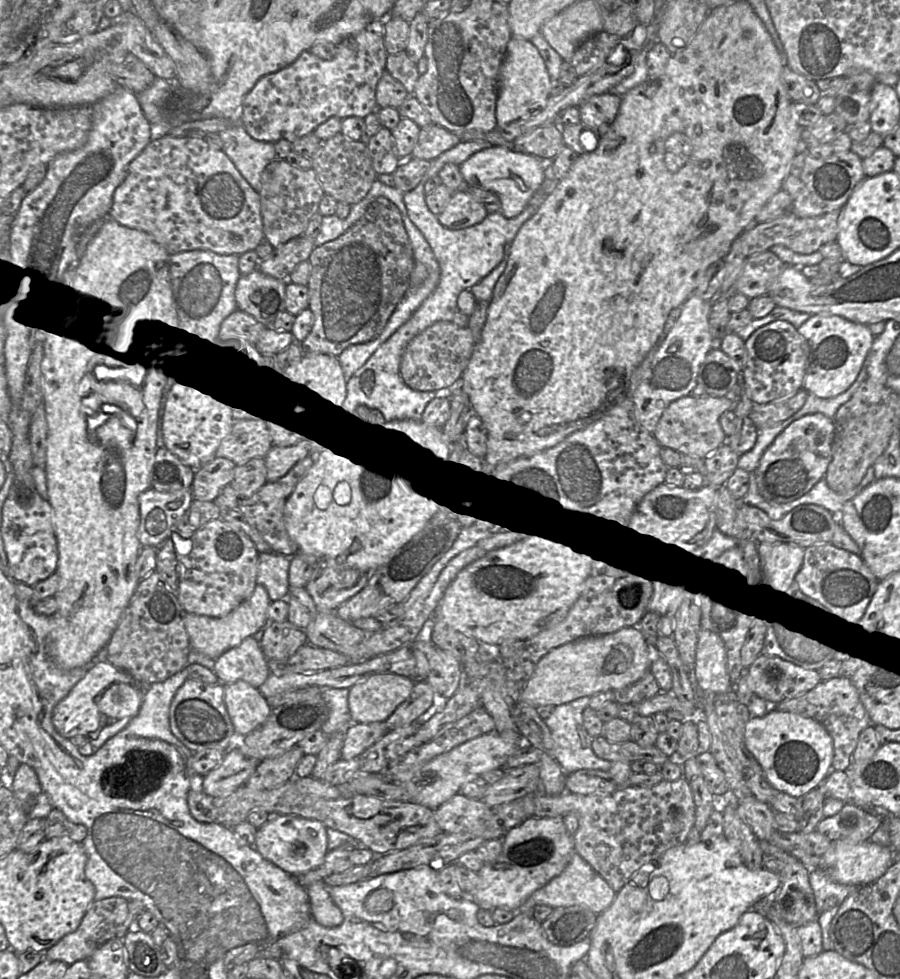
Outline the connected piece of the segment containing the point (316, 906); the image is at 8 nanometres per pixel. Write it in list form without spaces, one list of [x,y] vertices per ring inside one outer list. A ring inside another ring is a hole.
[[[324,881],[312,883],[307,892],[311,915],[318,924],[333,928],[343,923],[342,912],[332,900]]]

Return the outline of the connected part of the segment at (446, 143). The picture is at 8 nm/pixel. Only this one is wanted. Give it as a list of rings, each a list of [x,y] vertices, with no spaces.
[[[433,123],[421,128],[411,158],[432,161],[459,142],[455,133]]]

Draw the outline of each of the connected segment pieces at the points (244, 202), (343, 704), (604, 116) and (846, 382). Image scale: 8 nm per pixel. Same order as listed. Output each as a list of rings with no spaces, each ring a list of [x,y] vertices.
[[[165,134],[151,139],[131,161],[126,178],[115,189],[109,216],[122,226],[148,234],[169,255],[204,250],[240,256],[264,240],[259,194],[222,150],[212,148],[200,137]]]
[[[327,688],[322,692],[329,714],[320,730],[326,735],[345,733],[353,723],[349,712],[349,689]]]
[[[612,93],[589,97],[578,106],[581,122],[596,132],[602,124],[612,123],[619,111],[621,97]]]
[[[815,314],[797,330],[806,357],[803,389],[819,398],[834,398],[845,392],[859,375],[874,342],[868,325],[840,316]]]

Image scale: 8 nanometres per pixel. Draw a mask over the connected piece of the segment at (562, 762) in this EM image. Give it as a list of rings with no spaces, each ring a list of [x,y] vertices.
[[[580,697],[569,703],[554,706],[544,723],[551,731],[554,747],[548,752],[567,773],[580,769],[609,771],[612,762],[597,757],[592,749],[594,738],[587,732],[583,723],[583,711],[589,706],[590,697]]]

